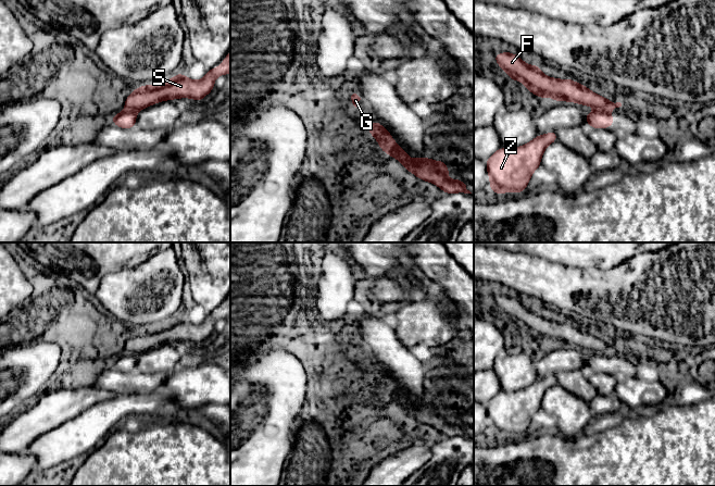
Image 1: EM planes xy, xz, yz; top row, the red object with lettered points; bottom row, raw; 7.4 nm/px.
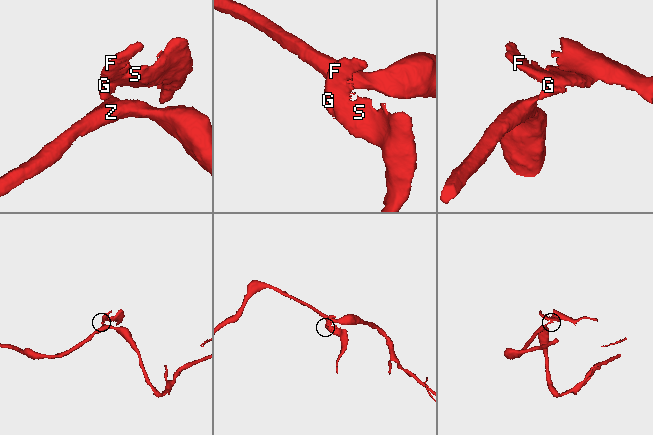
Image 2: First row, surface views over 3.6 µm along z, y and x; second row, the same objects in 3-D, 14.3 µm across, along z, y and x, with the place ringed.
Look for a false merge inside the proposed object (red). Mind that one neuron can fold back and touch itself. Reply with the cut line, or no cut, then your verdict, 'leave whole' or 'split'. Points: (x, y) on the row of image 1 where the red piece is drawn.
xy (126, 109), (135, 112) | split

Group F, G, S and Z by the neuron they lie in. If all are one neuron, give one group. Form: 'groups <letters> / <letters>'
groups F S / G Z

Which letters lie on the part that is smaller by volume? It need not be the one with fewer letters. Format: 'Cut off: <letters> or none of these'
Cut off: F, S

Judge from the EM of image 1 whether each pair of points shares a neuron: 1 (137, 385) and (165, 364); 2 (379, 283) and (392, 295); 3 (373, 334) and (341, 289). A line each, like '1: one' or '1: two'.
1: two
2: one
3: two

